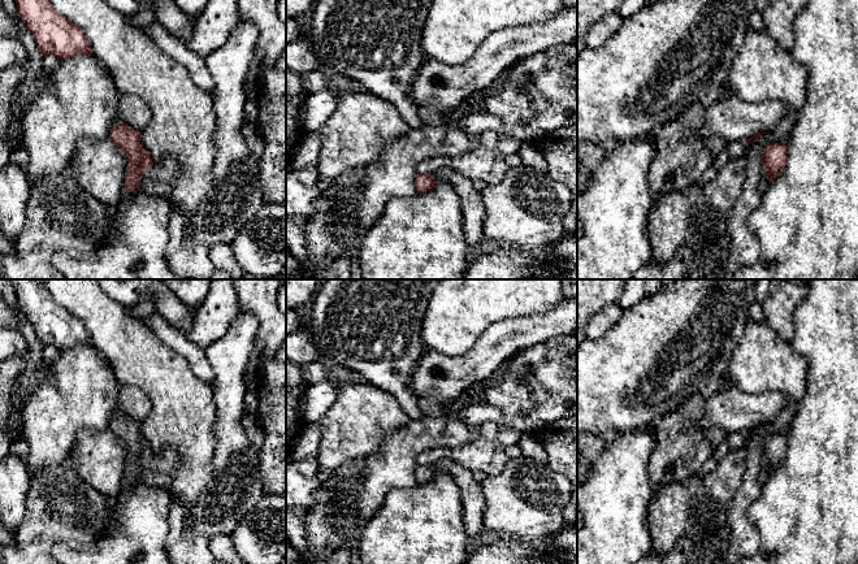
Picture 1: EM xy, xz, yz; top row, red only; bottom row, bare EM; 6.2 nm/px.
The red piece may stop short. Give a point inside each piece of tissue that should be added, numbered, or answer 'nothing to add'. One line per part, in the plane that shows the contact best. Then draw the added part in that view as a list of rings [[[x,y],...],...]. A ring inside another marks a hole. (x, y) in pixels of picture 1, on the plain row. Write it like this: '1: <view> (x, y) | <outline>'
1: xy (157, 471) | [[[168,448],[143,463],[139,480],[147,485],[166,489],[172,482],[172,474],[176,468],[177,454]]]

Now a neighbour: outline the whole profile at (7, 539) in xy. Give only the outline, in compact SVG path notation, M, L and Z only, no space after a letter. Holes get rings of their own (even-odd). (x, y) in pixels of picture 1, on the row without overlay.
M0 522L0 564L4 564L4 551L6 547L13 546L14 535L8 532Z

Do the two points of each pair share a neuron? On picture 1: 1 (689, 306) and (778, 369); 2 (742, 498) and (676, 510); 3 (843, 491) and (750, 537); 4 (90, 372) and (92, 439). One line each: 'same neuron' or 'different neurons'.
1: different neurons
2: different neurons
3: different neurons
4: different neurons

